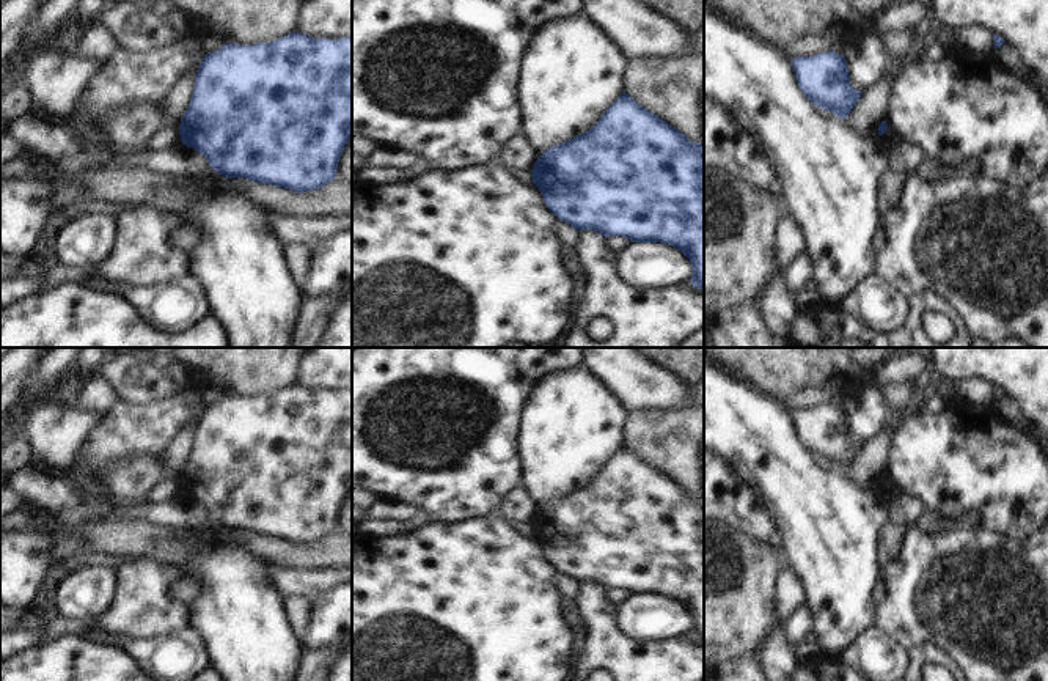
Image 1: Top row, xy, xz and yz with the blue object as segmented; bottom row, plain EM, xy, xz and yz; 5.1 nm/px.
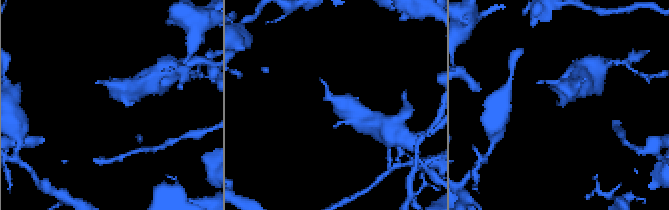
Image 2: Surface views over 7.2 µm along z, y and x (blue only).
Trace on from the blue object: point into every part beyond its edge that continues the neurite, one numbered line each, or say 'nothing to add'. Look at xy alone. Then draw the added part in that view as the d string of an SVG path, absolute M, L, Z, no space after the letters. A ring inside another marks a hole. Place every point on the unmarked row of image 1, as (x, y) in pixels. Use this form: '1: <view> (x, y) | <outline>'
nothing to add

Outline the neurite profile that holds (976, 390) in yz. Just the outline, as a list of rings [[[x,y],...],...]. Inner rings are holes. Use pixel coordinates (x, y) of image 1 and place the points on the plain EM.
[[[969,376],[955,382],[954,396],[977,407],[991,407],[995,404],[993,385],[980,376]]]

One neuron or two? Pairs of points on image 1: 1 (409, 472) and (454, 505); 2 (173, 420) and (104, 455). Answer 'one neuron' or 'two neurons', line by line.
1: one neuron
2: one neuron

